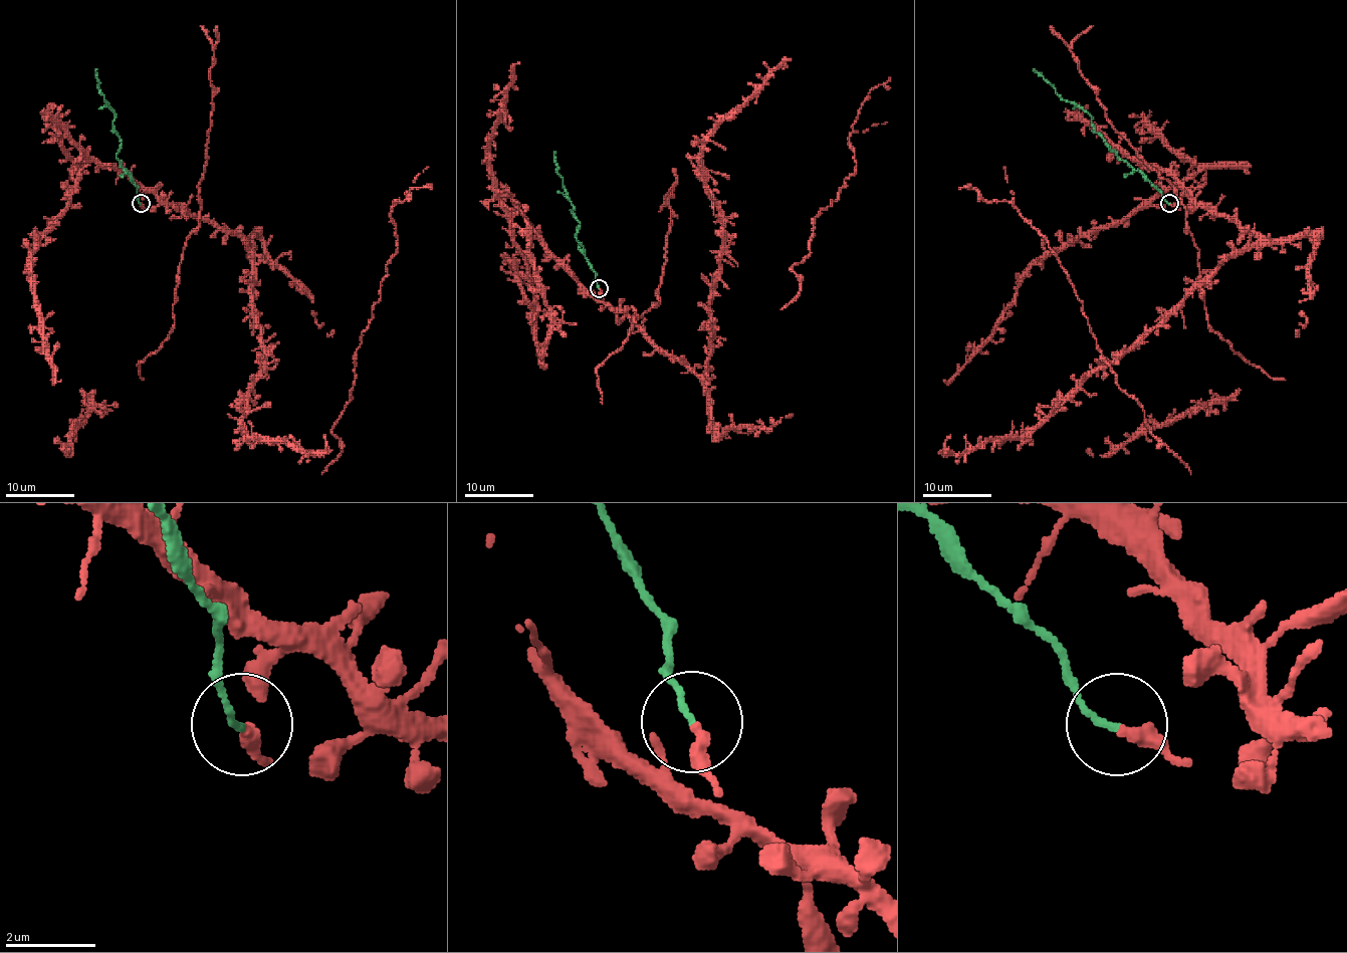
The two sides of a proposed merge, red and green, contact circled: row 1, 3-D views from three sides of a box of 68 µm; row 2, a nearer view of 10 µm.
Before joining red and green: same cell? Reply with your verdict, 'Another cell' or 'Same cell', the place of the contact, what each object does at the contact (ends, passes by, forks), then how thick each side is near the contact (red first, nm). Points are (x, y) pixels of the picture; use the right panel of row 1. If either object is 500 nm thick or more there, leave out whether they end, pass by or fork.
Same cell. Place: (1169, 203). At the ring red ends. At the ring green ends. Thickness 320 nm (red) against 130 nm

